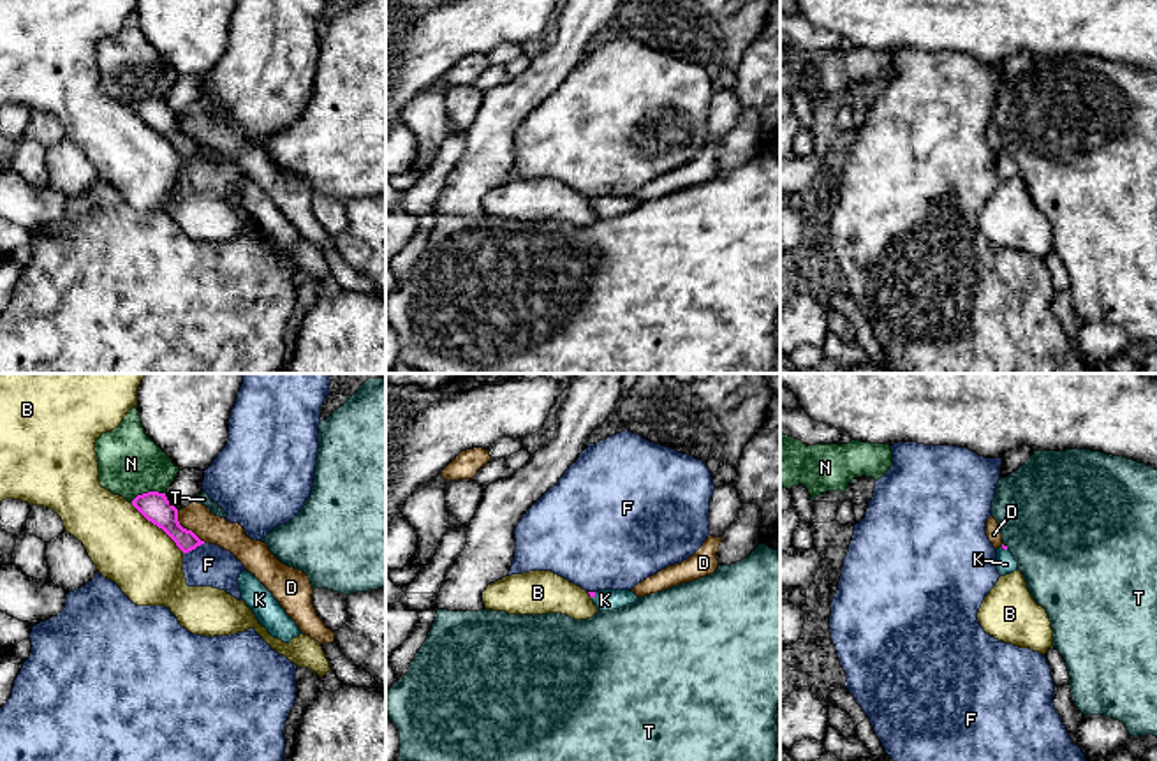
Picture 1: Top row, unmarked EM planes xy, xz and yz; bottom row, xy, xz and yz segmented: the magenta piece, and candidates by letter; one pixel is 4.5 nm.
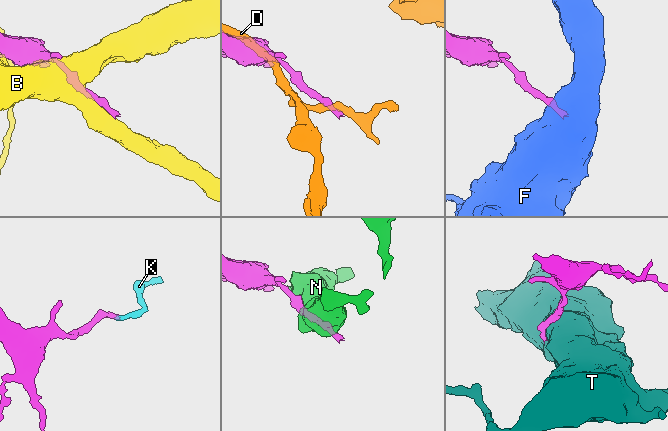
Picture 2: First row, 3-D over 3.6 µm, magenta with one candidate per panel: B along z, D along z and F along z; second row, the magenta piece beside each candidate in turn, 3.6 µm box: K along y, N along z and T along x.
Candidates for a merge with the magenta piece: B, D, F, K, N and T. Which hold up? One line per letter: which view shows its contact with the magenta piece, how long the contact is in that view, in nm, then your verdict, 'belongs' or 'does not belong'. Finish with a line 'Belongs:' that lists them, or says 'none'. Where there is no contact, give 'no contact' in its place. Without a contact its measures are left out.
B: contact in xy; length 340 nm; does not belong
D: contact in xy; length 190 nm; does not belong
F: contact in xy; length 120 nm; does not belong
K: contact in xz; length 40 nm; belongs
N: contact in xy; length 170 nm; does not belong
T: contact in yz; length 40 nm; does not belong
Belongs: K

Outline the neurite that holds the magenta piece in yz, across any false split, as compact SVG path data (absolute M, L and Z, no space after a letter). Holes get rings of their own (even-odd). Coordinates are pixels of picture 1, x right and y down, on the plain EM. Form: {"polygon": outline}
{"polygon": "M1004 150L997 153L997 176L1000 181L1018 176L1018 167L1014 166L1013 159Z"}

